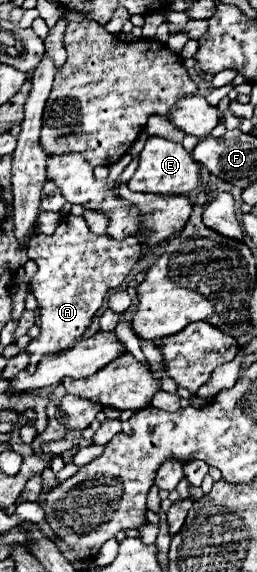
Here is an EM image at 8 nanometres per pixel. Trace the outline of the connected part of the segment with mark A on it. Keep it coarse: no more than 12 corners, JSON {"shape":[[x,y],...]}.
{"shape":[[83,216],[27,244],[41,334],[29,366],[91,324],[141,258]]}

